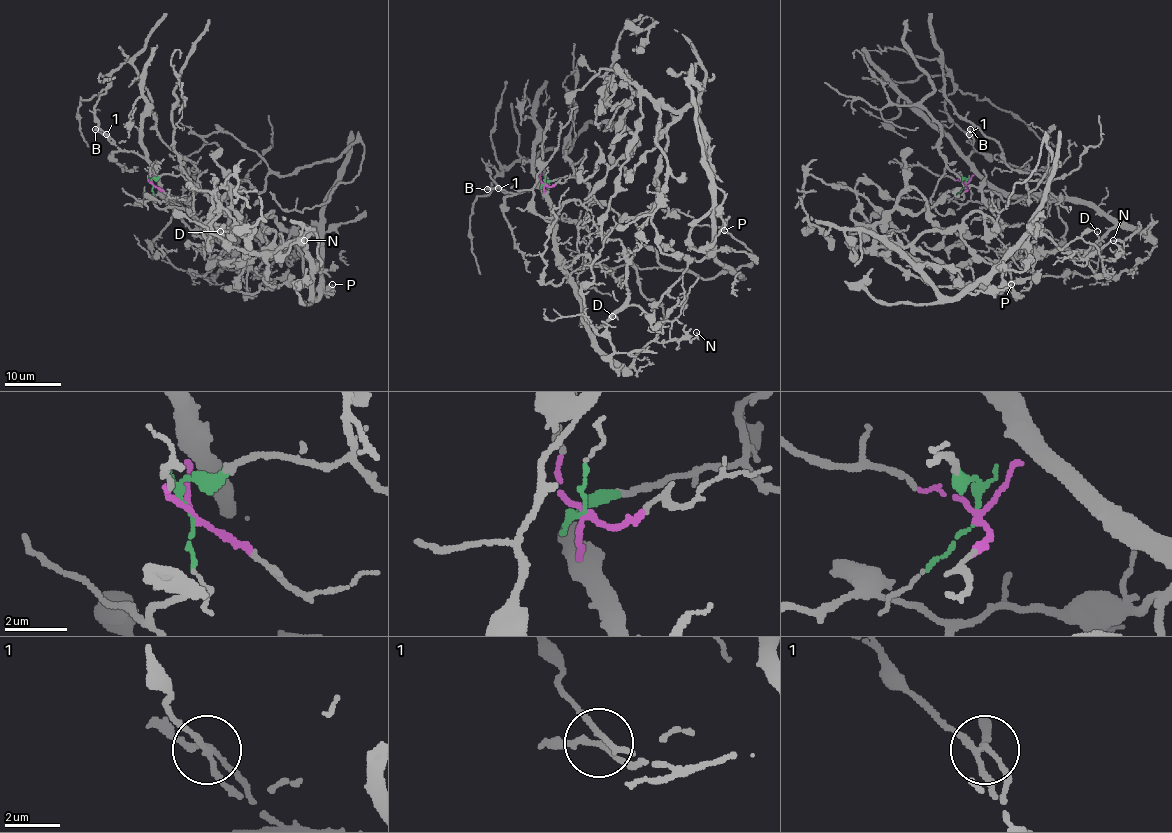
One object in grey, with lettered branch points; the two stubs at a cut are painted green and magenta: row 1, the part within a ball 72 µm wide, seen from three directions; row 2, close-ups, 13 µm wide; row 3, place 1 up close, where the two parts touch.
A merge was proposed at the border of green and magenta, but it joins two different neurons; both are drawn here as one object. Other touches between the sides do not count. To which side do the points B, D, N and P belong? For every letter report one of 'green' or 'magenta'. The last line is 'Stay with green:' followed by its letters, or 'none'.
B: magenta
D: magenta
N: magenta
P: green
Stay with green: P

